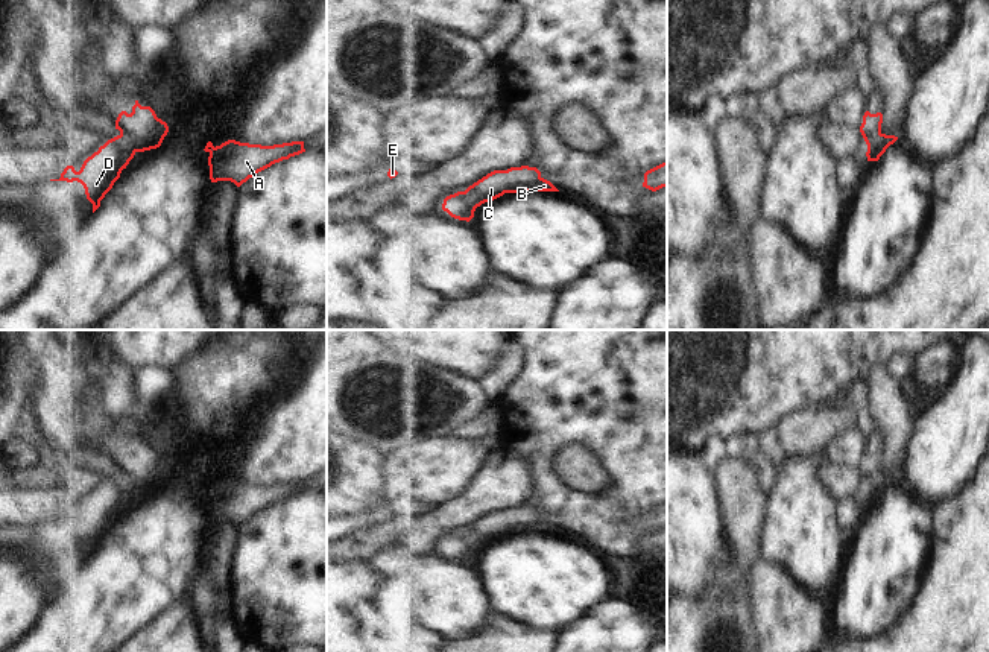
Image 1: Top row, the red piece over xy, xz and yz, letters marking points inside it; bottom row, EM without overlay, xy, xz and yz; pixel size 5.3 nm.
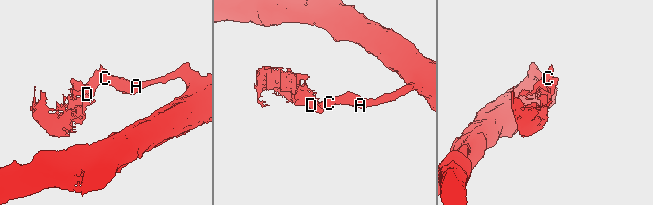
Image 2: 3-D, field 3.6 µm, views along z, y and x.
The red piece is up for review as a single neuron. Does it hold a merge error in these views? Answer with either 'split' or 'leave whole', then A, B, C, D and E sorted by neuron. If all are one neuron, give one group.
split; A B C / D E

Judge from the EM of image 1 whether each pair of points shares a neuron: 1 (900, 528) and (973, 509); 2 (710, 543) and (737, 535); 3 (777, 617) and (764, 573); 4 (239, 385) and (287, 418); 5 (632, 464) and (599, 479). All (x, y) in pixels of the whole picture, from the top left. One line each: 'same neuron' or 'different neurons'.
1: different neurons
2: different neurons
3: same neuron
4: different neurons
5: different neurons

